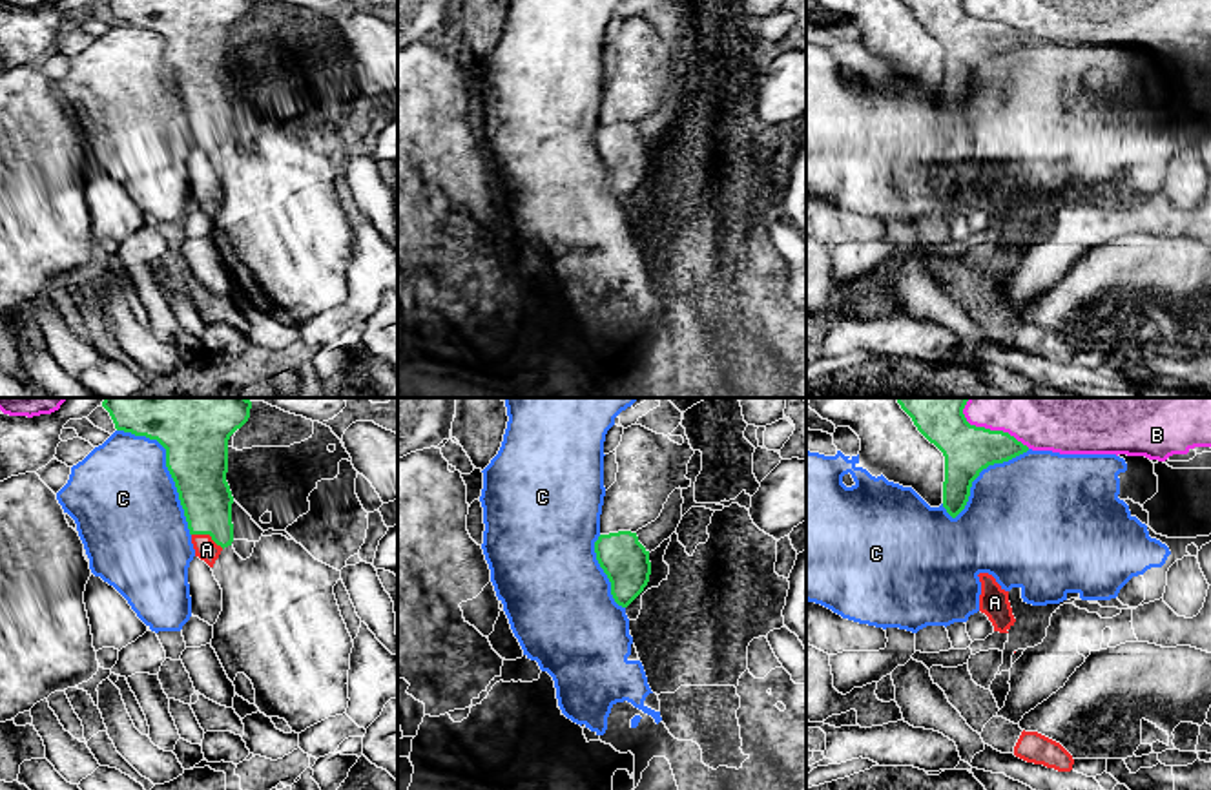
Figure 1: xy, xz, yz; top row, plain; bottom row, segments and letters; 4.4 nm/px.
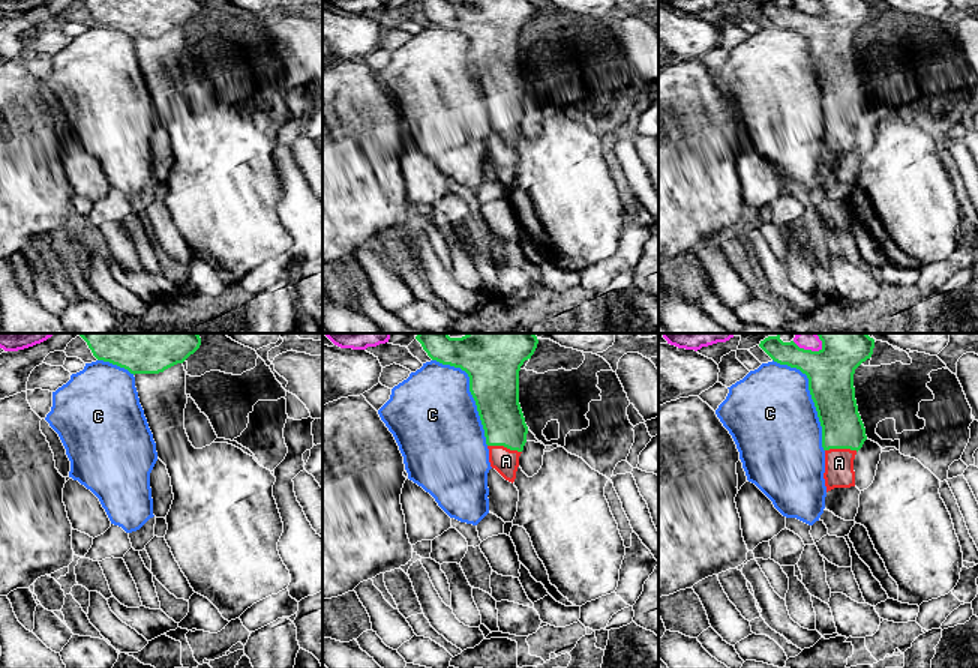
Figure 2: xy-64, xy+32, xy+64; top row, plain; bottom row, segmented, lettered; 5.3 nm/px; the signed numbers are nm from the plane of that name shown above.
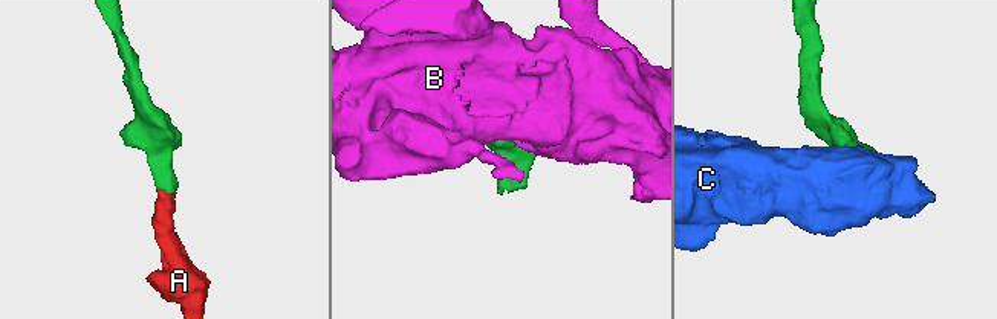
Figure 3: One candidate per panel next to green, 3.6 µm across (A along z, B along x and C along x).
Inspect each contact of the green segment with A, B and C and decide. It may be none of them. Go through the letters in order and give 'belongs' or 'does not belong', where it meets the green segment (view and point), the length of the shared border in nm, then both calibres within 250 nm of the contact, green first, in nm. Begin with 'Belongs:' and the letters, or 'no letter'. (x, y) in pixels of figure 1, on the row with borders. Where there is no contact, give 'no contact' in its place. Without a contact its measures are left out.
Belongs: A
A: belongs; contact xy (208, 533); length 160 nm; calibres 220 and 100 nm
B: does not belong; contact yz (987, 429); length 360 nm; calibres 240 and 380 nm
C: does not belong; contact xy (168, 469); length 550 nm; calibres 360 and 480 nm

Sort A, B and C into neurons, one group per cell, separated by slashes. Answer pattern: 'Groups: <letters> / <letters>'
Groups: A / B / C

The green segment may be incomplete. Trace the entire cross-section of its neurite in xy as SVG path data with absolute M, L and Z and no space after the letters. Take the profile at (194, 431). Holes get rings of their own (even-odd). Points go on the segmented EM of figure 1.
M104 398L115 429L157 440L166 449L166 467L175 482L191 535L195 556L213 567L221 551L233 542L232 504L226 482L228 440L248 418L248 398Z

